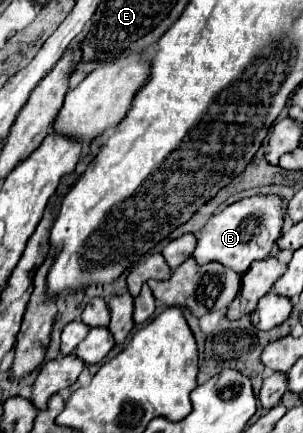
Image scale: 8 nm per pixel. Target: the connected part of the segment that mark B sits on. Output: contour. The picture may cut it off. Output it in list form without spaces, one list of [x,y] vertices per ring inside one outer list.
[[[257,194],[251,198],[243,198],[239,202],[233,202],[231,206],[227,206],[223,212],[219,212],[207,222],[207,226],[199,234],[193,258],[197,260],[197,264],[207,264],[217,260],[221,264],[227,264],[229,268],[235,268],[235,272],[245,274],[251,262],[269,256],[273,244],[281,236],[285,222],[287,222],[287,208],[283,196]]]

